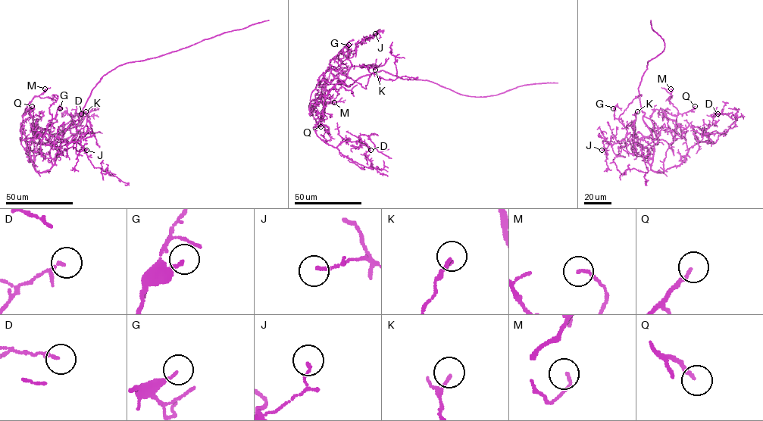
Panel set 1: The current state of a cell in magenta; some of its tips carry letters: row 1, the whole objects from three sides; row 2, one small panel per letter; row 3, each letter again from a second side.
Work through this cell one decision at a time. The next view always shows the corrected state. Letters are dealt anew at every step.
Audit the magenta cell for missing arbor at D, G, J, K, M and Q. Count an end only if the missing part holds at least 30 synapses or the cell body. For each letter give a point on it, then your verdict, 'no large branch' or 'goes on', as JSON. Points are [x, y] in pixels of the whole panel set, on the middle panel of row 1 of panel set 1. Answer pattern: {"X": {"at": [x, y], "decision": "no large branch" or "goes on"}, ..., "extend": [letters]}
{"D": {"at": [370, 150], "decision": "no large branch"}, "G": {"at": [348, 45], "decision": "goes on"}, "J": {"at": [375, 33], "decision": "no large branch"}, "K": {"at": [375, 70], "decision": "goes on"}, "M": {"at": [334, 102], "decision": "no large branch"}, "Q": {"at": [320, 126], "decision": "goes on"}, "extend": ["G", "K", "Q"]}

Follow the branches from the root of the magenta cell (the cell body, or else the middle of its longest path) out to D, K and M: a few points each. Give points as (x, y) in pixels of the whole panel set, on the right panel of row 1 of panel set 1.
D: (644, 121), (651, 169), (663, 172), (735, 126), (731, 113), (717, 113)
K: (644, 121), (654, 143), (652, 158), (642, 156), (634, 150), (635, 134), (632, 124), (637, 111)
M: (644, 121), (654, 143), (651, 169), (662, 172), (666, 151), (674, 140), (678, 114), (669, 101), (670, 88)

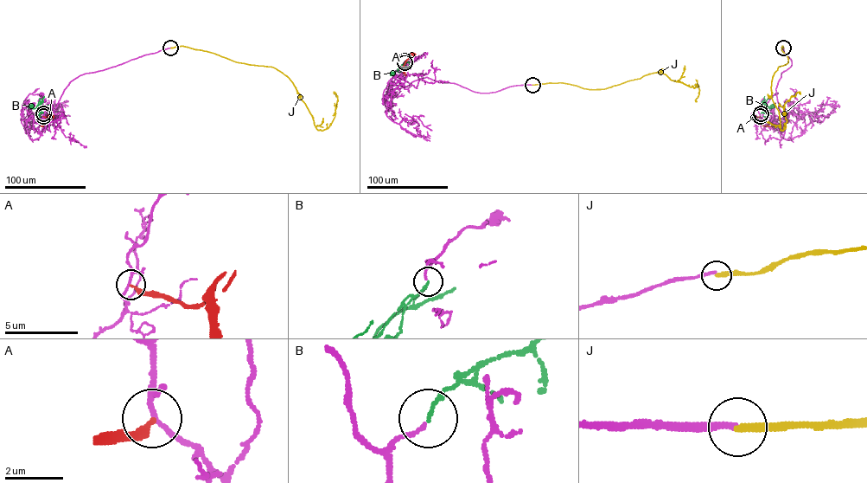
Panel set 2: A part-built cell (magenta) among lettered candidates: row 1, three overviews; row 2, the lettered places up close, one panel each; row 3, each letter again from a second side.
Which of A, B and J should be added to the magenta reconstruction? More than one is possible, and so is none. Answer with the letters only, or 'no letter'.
no letter

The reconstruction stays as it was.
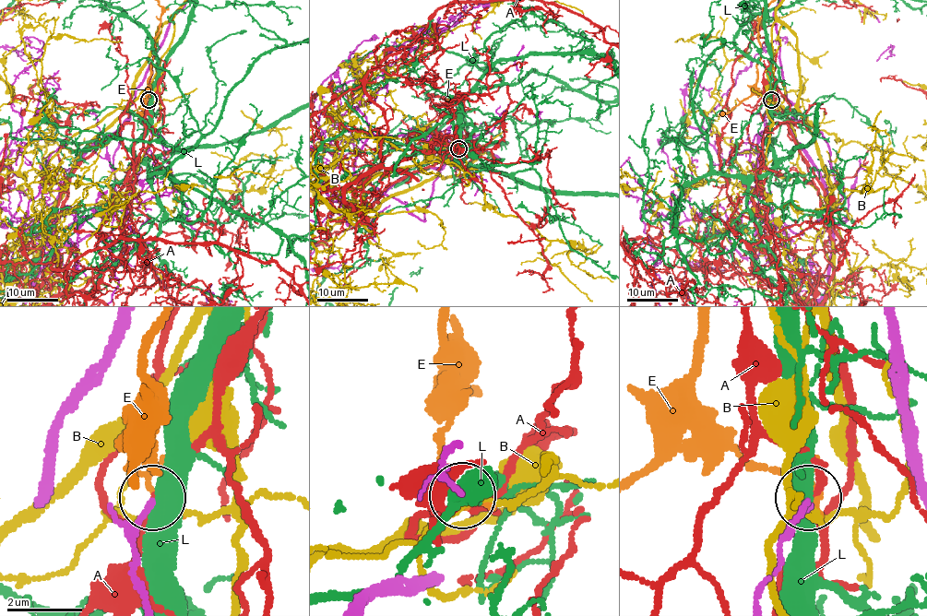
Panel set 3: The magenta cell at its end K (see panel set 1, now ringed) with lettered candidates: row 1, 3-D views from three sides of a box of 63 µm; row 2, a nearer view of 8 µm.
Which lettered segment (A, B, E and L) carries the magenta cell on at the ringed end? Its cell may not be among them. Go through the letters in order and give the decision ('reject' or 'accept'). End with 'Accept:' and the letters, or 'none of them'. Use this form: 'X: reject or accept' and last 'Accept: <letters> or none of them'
A: reject
B: reject
E: reject
L: reject
Accept: none of them

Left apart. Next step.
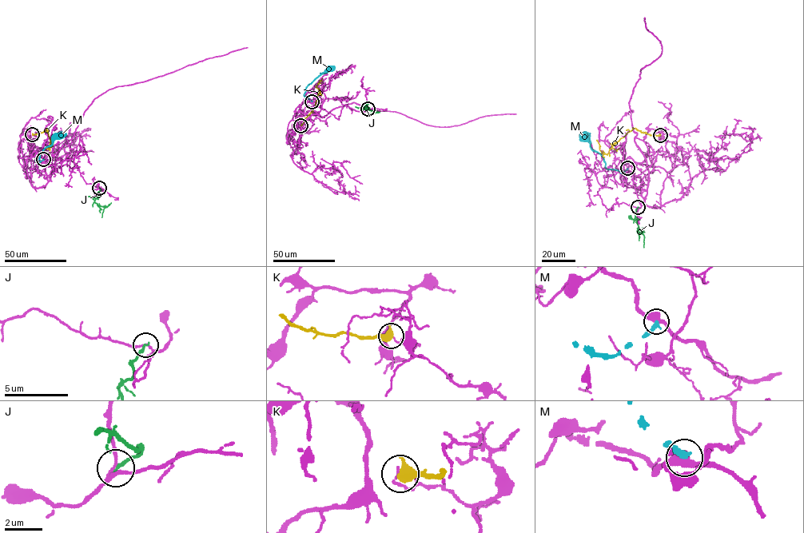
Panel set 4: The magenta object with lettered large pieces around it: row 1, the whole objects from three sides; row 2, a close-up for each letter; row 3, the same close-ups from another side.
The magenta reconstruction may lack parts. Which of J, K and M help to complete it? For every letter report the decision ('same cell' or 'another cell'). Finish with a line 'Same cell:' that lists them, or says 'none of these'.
J: another cell
K: another cell
M: another cell
Same cell: none of these

